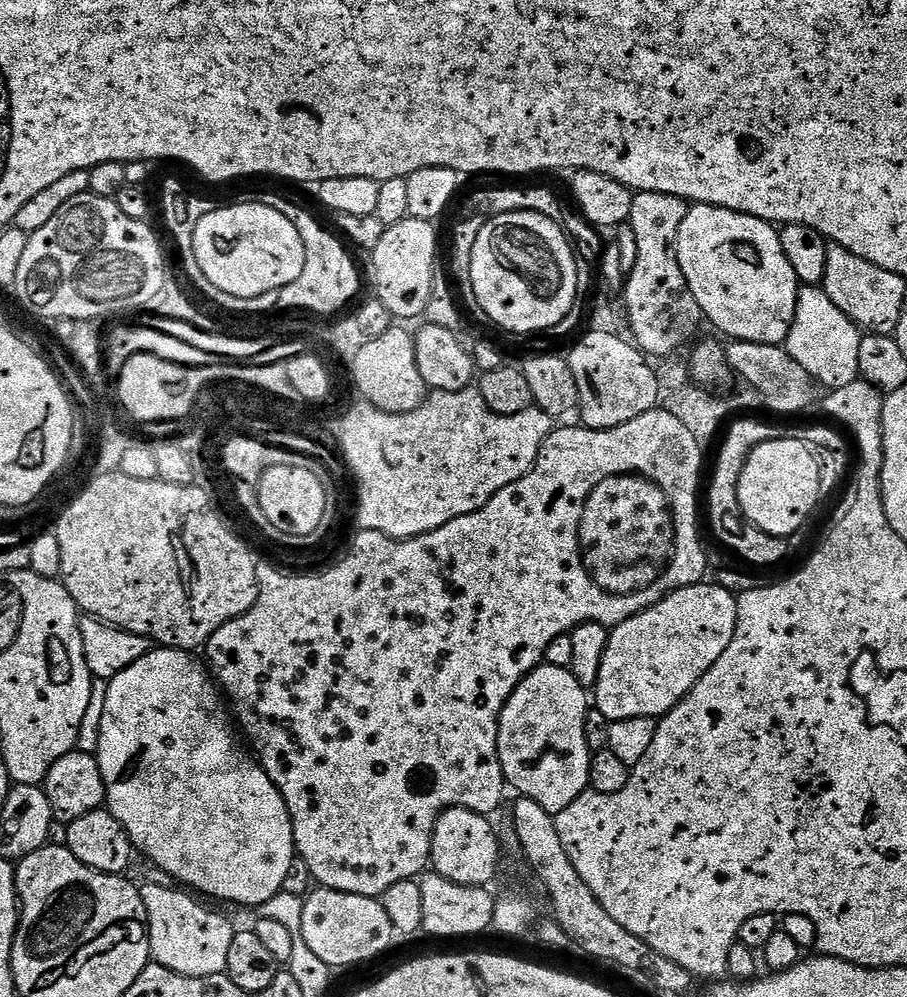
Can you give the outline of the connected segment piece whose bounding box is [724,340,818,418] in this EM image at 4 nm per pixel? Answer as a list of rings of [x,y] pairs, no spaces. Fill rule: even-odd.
[[[733,340],[724,349],[726,362],[731,371],[741,376],[745,384],[754,386],[765,399],[767,411],[781,412],[781,417],[788,418],[791,412],[804,412],[816,400],[818,385],[794,358],[790,358],[787,347],[779,344],[755,344],[745,340]]]

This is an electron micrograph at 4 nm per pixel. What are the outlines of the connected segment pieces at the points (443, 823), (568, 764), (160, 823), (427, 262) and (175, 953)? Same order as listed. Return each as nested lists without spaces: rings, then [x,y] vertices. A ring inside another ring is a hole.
[[[447,808],[436,823],[436,829],[432,835],[431,867],[442,878],[450,882],[458,882],[464,886],[482,888],[491,885],[491,880],[497,878],[501,871],[501,837],[492,829],[493,821],[487,816],[479,816],[469,808]]]
[[[545,663],[528,673],[514,689],[500,715],[498,758],[507,787],[517,788],[520,796],[534,798],[534,802],[538,802],[542,810],[553,814],[566,810],[570,802],[589,791],[588,775],[592,761],[592,752],[586,742],[586,714],[589,707],[589,693],[569,669]]]
[[[160,646],[147,652],[142,658],[138,658],[134,666],[126,666],[126,670],[122,670],[122,674],[118,674],[113,680],[107,681],[106,706],[102,714],[98,746],[94,753],[100,764],[108,795],[106,808],[107,811],[114,814],[114,818],[118,818],[118,822],[122,822],[126,834],[132,840],[133,849],[139,855],[141,852],[150,863],[157,864],[166,875],[173,876],[177,880],[173,880],[177,885],[201,897],[213,896],[214,899],[225,900],[228,904],[245,904],[246,907],[256,910],[271,896],[277,896],[285,887],[284,879],[287,878],[288,871],[292,868],[292,860],[294,861],[292,819],[288,813],[284,796],[274,786],[274,782],[251,755],[248,757],[244,753],[243,746],[236,741],[237,729],[234,727],[233,717],[226,707],[225,697],[217,681],[210,675],[209,669],[203,663],[200,665],[192,656],[195,655],[191,651],[182,648]]]
[[[407,219],[390,226],[386,234],[382,234],[382,242],[374,246],[370,254],[372,260],[366,268],[366,280],[372,283],[371,295],[380,300],[392,317],[404,320],[412,320],[423,317],[427,304],[430,302],[434,293],[432,279],[436,276],[436,227],[437,225],[430,220]]]
[[[160,884],[139,885],[142,902],[148,915],[151,959],[166,966],[166,970],[174,970],[190,978],[225,975],[230,958],[230,942],[234,935],[231,922],[226,917],[203,908],[195,895],[179,887],[171,887],[163,888]]]

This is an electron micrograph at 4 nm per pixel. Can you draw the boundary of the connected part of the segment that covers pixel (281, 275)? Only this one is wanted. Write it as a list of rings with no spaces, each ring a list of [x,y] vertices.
[[[267,202],[232,204],[229,208],[213,207],[196,223],[194,258],[200,272],[206,274],[206,278],[210,278],[218,290],[234,294],[234,298],[258,298],[258,294],[280,293],[290,286],[290,282],[294,282],[294,278],[302,275],[302,266],[306,266],[306,246],[302,246],[302,234],[298,234],[298,226],[294,226],[286,214],[274,210]]]

